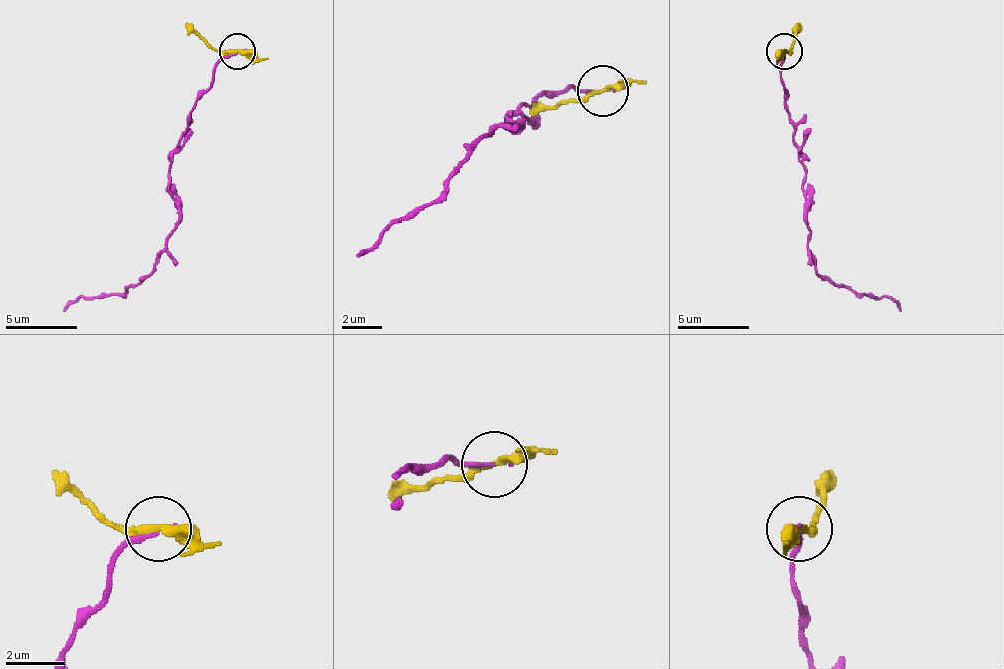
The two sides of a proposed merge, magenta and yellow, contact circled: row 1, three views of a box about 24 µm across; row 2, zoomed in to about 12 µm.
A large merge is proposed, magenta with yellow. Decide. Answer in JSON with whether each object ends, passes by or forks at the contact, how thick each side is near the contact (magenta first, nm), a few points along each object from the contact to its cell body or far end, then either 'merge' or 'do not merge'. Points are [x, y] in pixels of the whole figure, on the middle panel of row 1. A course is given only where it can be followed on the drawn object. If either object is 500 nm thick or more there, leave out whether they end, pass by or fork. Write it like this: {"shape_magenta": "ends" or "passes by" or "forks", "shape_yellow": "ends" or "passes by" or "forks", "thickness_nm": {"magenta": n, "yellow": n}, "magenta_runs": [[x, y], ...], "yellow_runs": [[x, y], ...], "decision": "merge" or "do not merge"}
{"shape_magenta": "ends", "shape_yellow": "passes by", "thickness_nm": {"magenta": 140, "yellow": 280}, "magenta_runs": [[601, 92], [571, 87], [541, 92], [505, 122], [520, 122], [500, 122], [470, 153], [440, 193], [359, 254]], "yellow_runs": [[601, 92], [571, 97], [531, 112]], "decision": "do not merge"}

